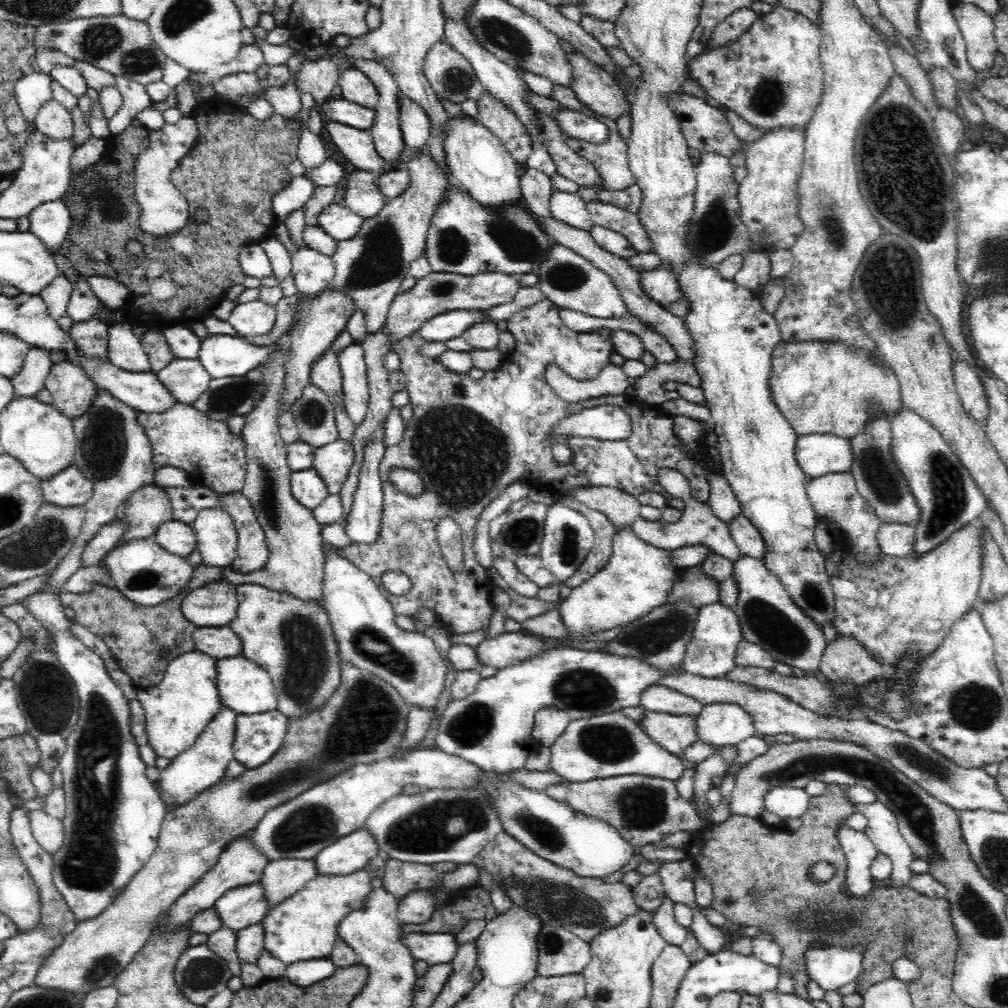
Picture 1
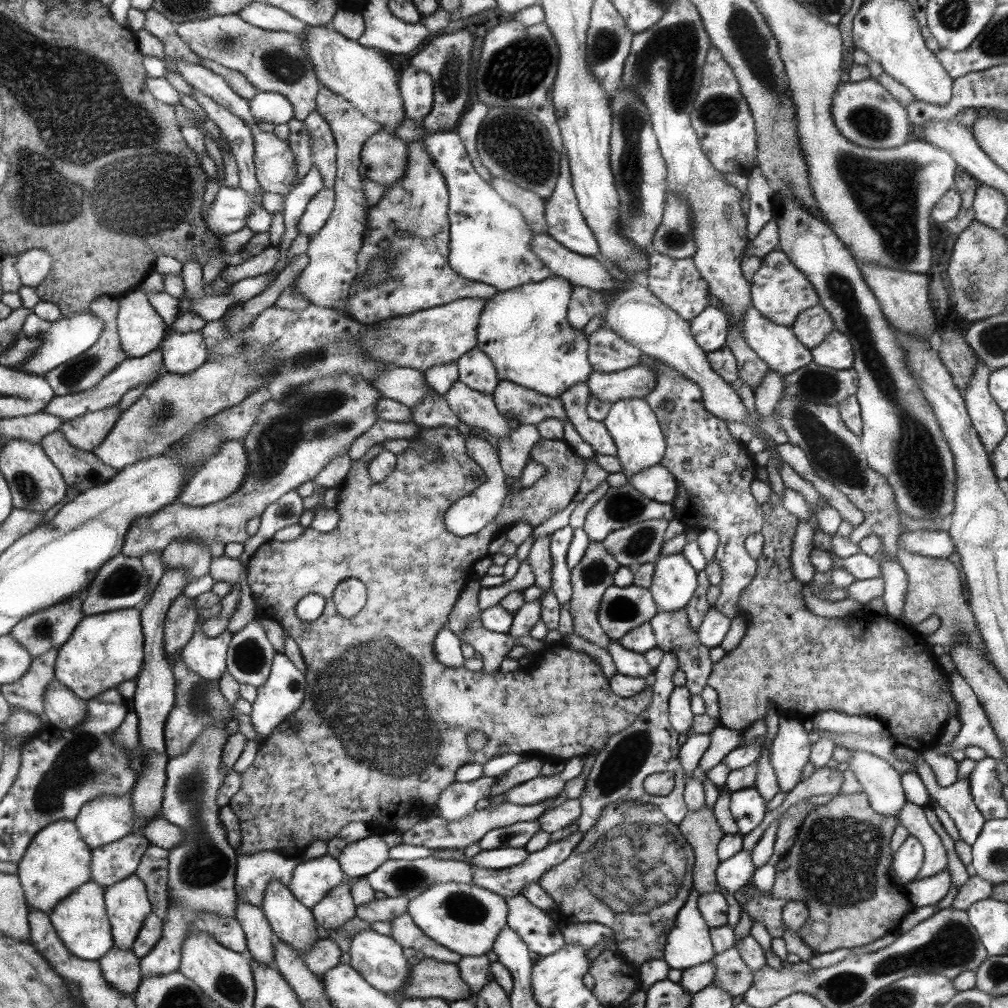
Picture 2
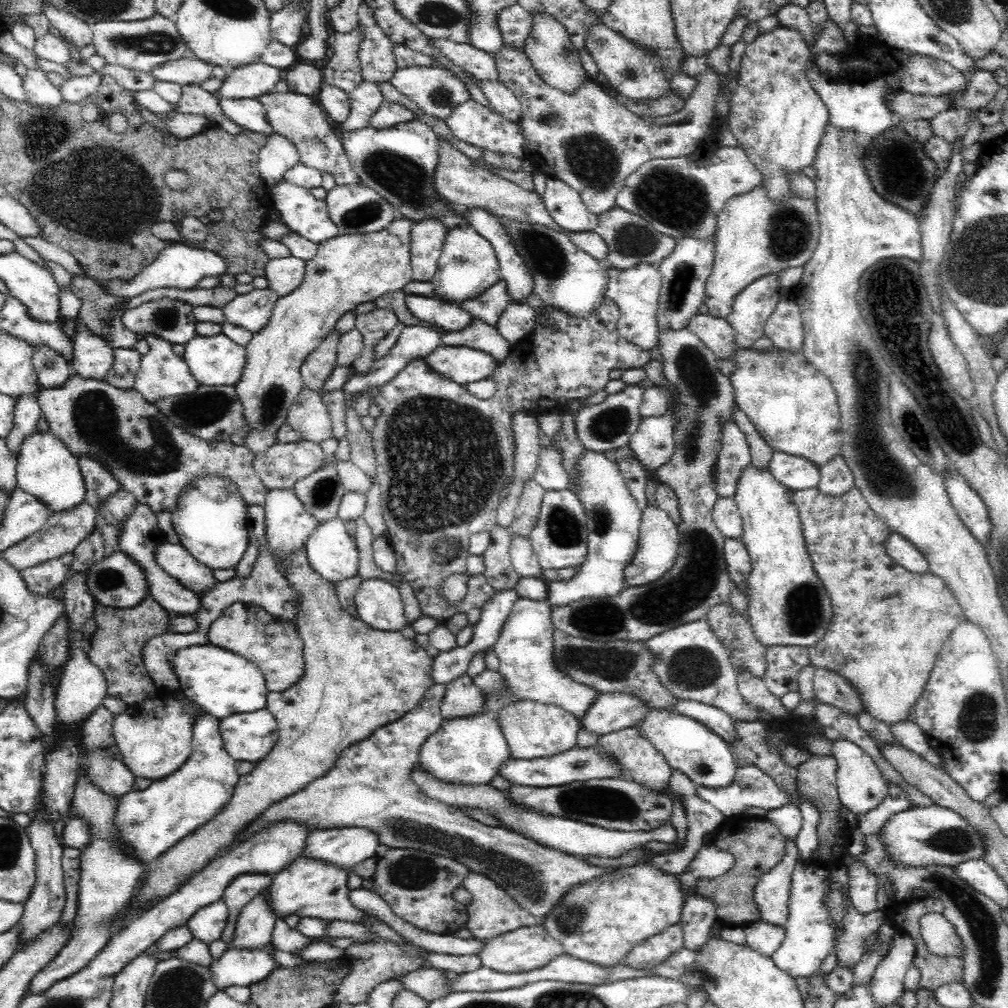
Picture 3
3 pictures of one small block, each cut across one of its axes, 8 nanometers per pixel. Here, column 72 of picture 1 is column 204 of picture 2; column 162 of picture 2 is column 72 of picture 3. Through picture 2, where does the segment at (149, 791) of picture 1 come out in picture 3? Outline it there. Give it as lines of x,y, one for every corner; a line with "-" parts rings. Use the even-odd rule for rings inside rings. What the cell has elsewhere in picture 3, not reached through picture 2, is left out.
81,759
78,762
78,771
76,772
76,782
74,792
72,792
71,812
69,817
76,817
79,820
86,821
91,826
91,840
90,843
81,850
80,858
80,879
78,880
78,908
76,908
76,914
74,914
74,930
71,931
71,938
67,940
65,946
56,954
56,957
40,972
36,973
36,976
30,981
29,989
27,990
24,998
28,994
38,995
39,992
51,987
52,984
72,976
79,969
84,968
86,965
92,962
93,958
104,949
106,941
113,935
111,924
113,923
113,917
117,916
117,913
121,911
129,903
133,896
134,888
137,886
137,882
145,873
145,866
142,863
138,863
134,856
126,855
125,848
122,848
122,844
118,843
118,836
114,834
114,818
117,814
117,805
121,801
120,798
113,798
112,795
106,795
98,786
93,786
92,782
89,782
88,775
85,774
83,763

